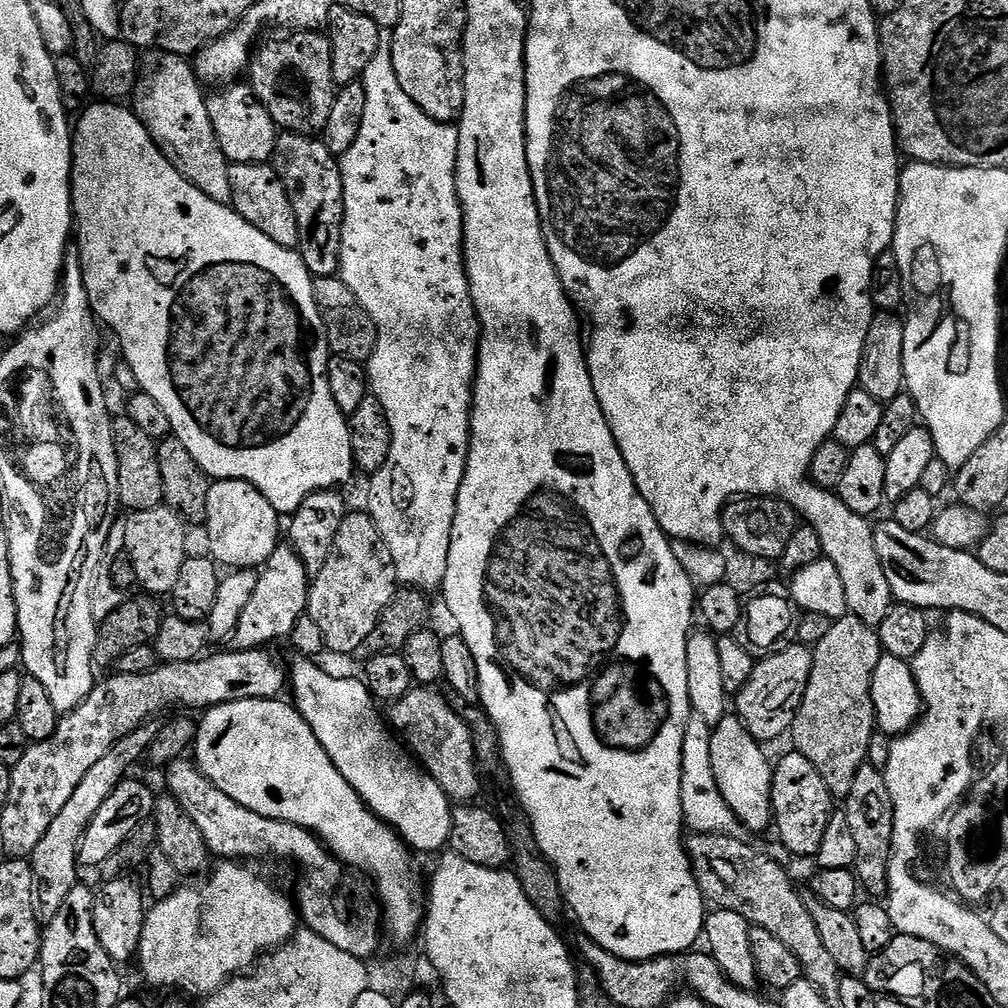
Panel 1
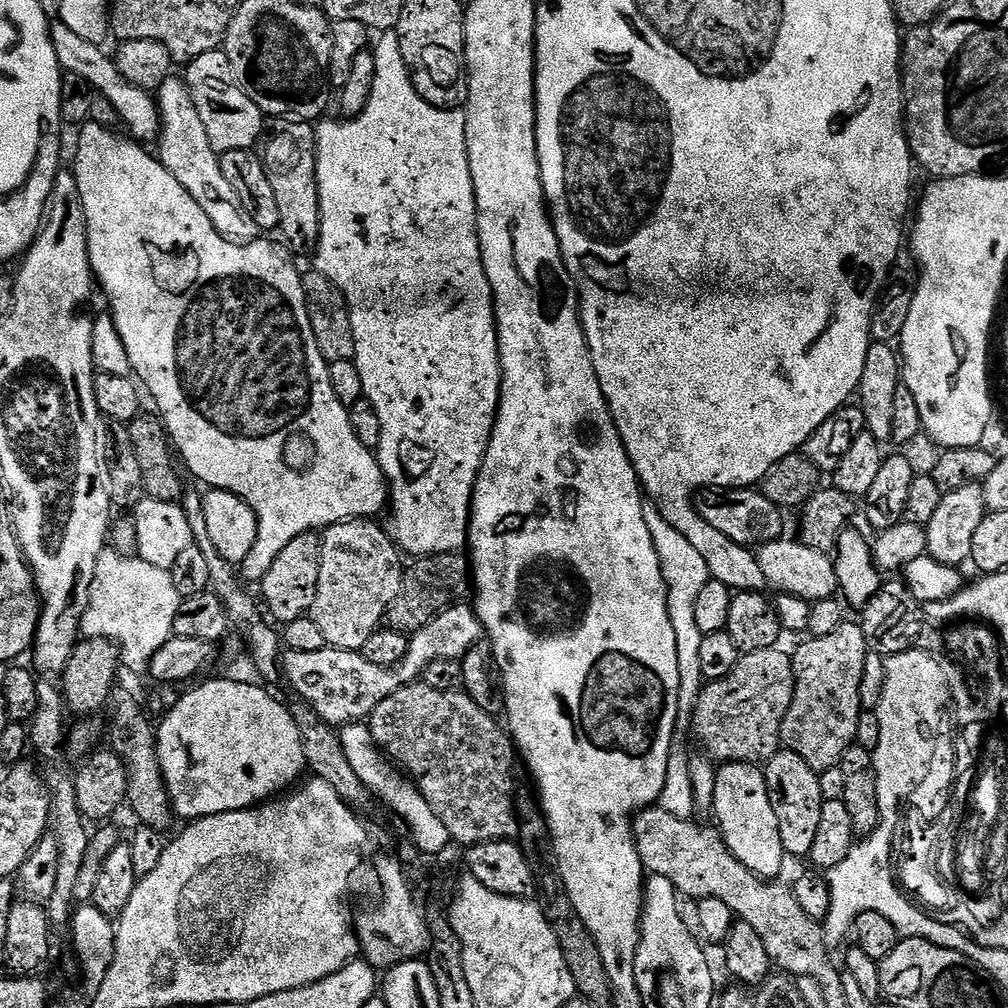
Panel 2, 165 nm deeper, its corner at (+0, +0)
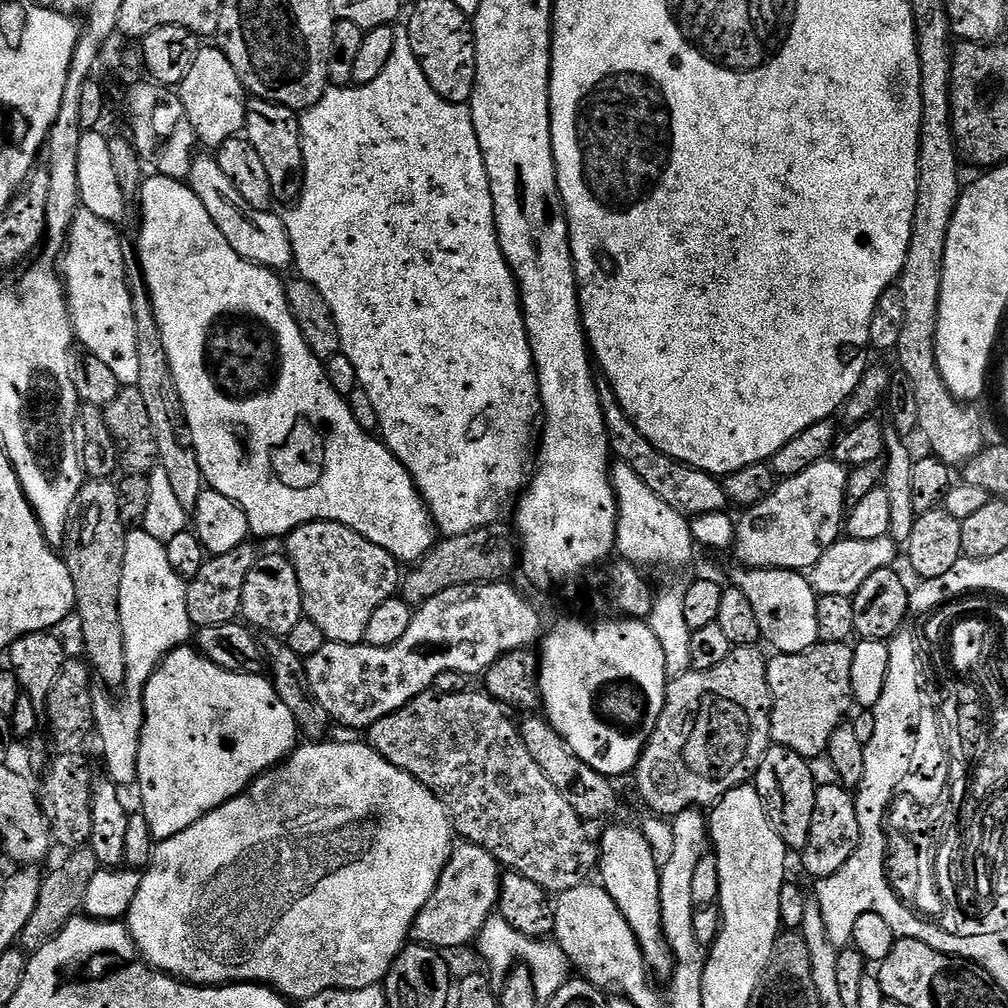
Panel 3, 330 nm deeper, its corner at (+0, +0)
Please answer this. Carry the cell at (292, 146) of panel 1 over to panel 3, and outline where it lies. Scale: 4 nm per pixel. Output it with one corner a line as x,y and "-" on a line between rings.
252,98
248,102
243,135
250,142
250,146
254,146
254,150
258,150
258,155
262,157
262,166
266,166
266,175
270,177
273,201
297,200
304,185
300,116
286,106

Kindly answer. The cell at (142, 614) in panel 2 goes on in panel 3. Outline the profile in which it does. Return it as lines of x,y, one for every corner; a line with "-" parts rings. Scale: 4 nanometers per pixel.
143,530
129,531
120,591
122,634
126,646
124,697
115,704
107,691
96,690
92,694
96,719
94,736
100,740
107,779
117,787
133,787
136,784
138,746
144,725
144,691
150,678
174,649
185,647
193,639
194,629
186,610
187,593
186,581
174,574
174,566
170,566
170,558
166,558
166,544

